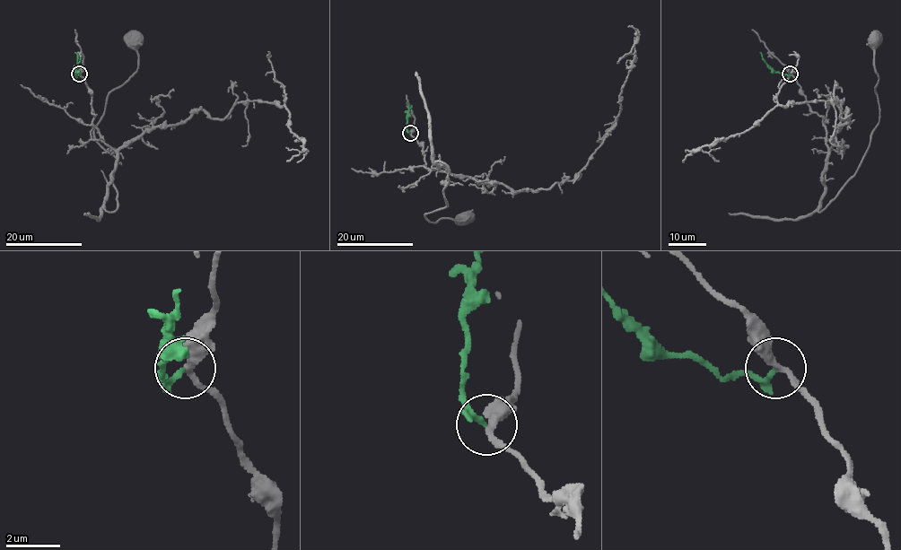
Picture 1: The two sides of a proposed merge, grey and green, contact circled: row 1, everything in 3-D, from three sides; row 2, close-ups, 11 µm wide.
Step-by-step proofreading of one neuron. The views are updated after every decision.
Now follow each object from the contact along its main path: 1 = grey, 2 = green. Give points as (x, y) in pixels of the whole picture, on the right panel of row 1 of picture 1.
1: (790, 74), (826, 130), (820, 212), (854, 174), (879, 120), (876, 37)
2: (790, 74), (774, 72), (760, 52)

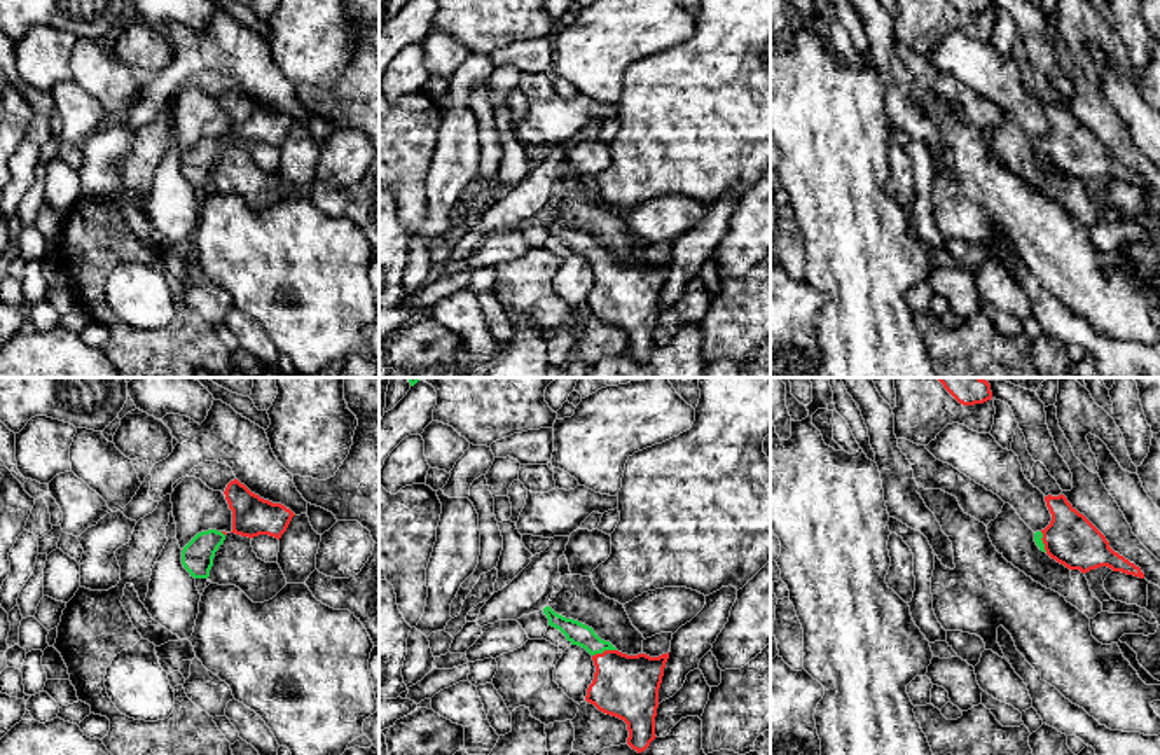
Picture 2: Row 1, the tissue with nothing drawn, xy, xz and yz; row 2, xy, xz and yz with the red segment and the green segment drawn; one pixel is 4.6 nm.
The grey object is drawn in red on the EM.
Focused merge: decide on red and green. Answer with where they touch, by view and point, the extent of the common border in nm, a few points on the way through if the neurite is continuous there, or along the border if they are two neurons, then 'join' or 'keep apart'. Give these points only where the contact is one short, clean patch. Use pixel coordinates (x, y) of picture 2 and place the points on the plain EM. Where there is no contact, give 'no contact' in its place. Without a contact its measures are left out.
meets red in xz at (605, 259); contact 120 nm long; runs through xz (624, 294), (607, 268), (605, 259), (577, 242); join

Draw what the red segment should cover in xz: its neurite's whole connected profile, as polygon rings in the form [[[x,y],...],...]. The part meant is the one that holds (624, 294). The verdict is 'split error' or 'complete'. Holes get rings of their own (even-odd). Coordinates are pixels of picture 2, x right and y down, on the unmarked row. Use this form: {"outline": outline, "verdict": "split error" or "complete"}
{"outline": [[[543,217],[549,234],[559,238],[571,253],[585,257],[594,269],[594,288],[585,309],[599,320],[627,332],[627,353],[645,360],[655,344],[659,297],[669,260],[659,266],[646,262],[627,264],[610,250],[601,248],[592,236]]], "verdict": "split error"}

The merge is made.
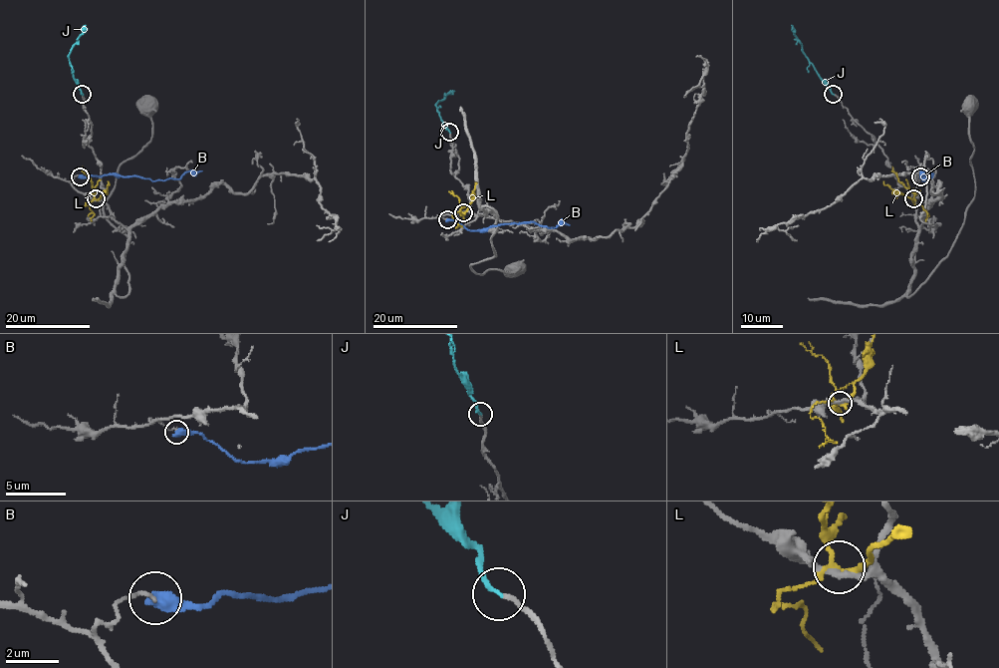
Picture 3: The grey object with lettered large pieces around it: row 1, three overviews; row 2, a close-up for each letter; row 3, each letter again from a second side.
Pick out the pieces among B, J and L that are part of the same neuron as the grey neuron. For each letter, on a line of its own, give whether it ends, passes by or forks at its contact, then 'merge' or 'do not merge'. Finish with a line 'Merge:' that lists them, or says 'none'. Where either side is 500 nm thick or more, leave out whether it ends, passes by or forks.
B: do not merge
J: it ends; merge
L: it forks; do not merge
Merge: J

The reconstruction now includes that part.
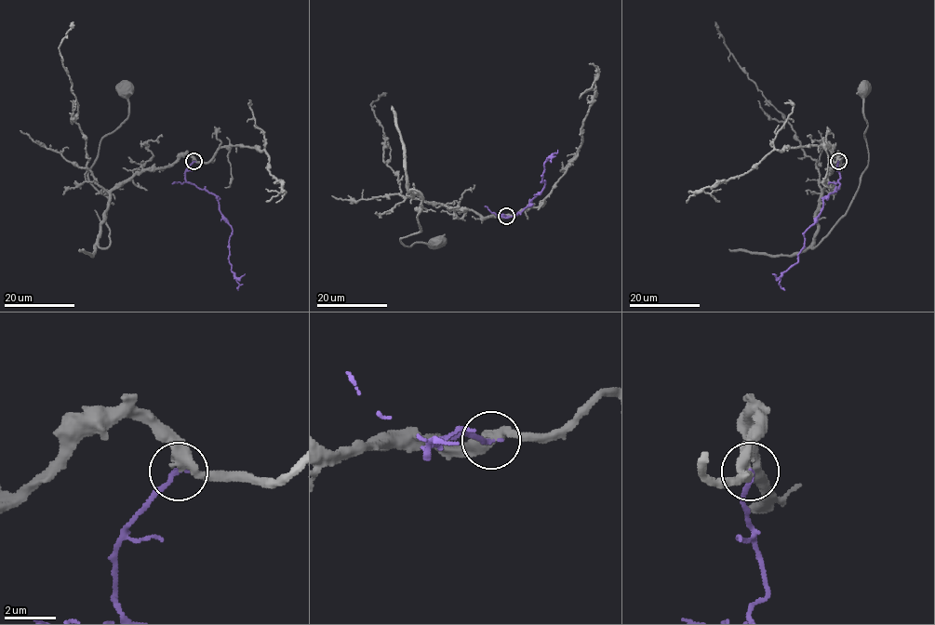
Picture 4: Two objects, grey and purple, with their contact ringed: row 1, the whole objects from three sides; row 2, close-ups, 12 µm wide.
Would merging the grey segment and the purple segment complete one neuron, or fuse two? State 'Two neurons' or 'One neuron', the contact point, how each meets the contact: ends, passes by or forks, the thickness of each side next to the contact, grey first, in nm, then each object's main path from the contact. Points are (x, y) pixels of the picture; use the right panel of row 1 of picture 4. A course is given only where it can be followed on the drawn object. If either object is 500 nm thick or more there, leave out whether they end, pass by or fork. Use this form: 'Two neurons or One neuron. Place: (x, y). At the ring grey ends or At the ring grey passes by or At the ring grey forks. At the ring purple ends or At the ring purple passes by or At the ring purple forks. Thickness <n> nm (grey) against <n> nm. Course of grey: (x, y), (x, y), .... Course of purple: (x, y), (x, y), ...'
One neuron. Place: (838, 161). At the ring grey passes by. At the ring purple ends. Thickness 340 nm (grey) against 190 nm. Course of grey: (838, 161), (839, 154), (840, 165), (827, 175), (815, 215), (813, 248), (845, 213), (868, 164), (865, 86). Course of purple: (838, 161), (839, 188), (823, 200), (816, 220), (804, 233), (797, 261), (780, 278), (784, 289)

